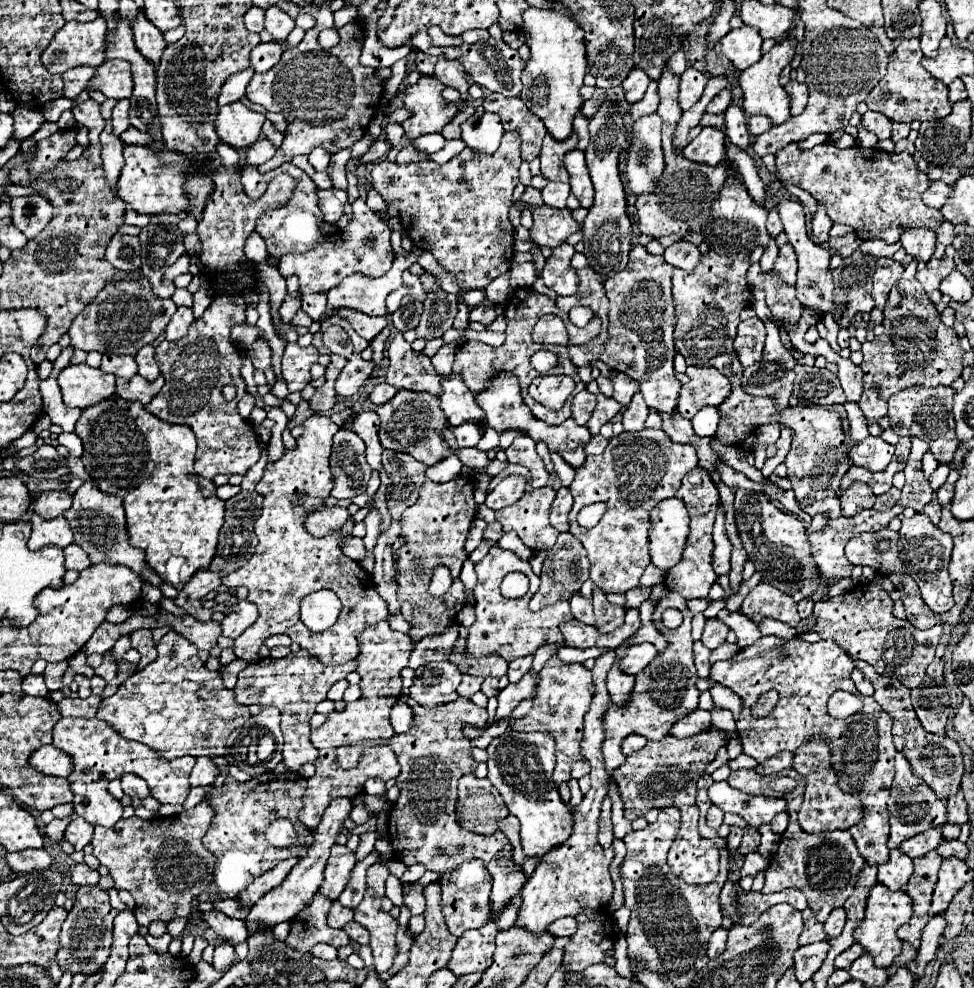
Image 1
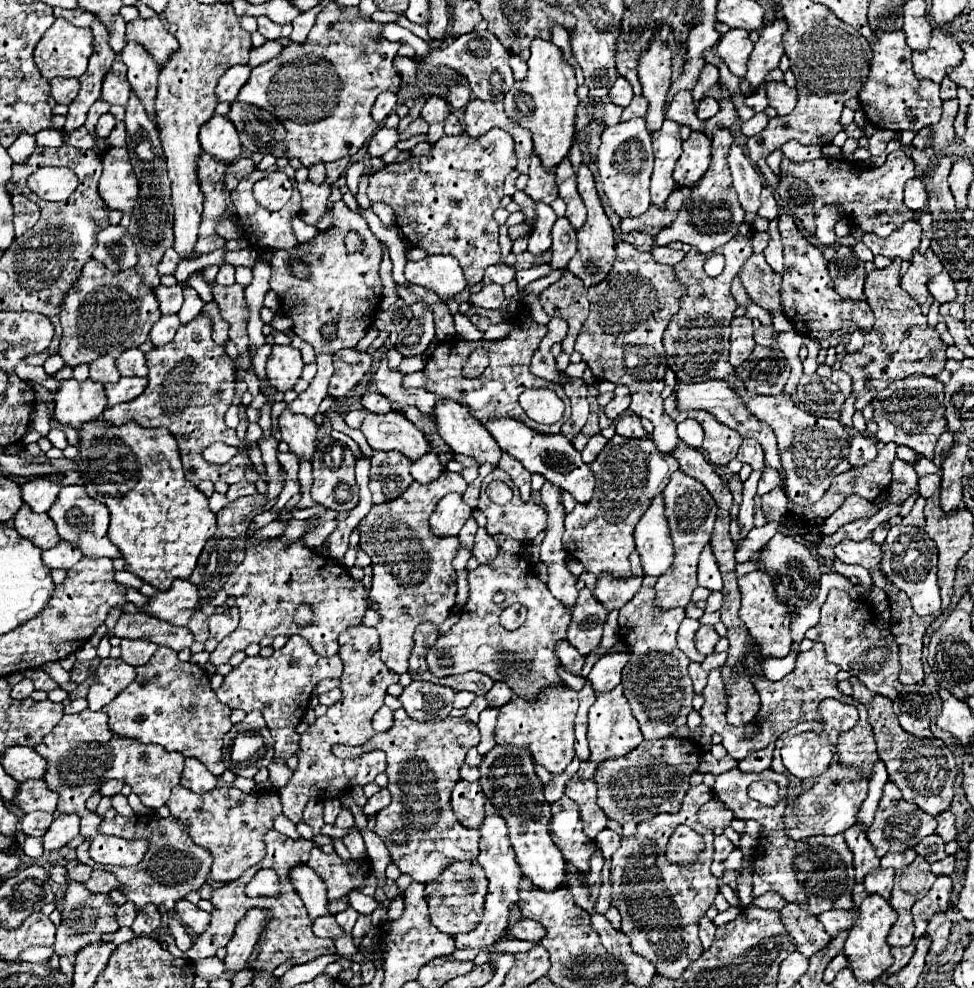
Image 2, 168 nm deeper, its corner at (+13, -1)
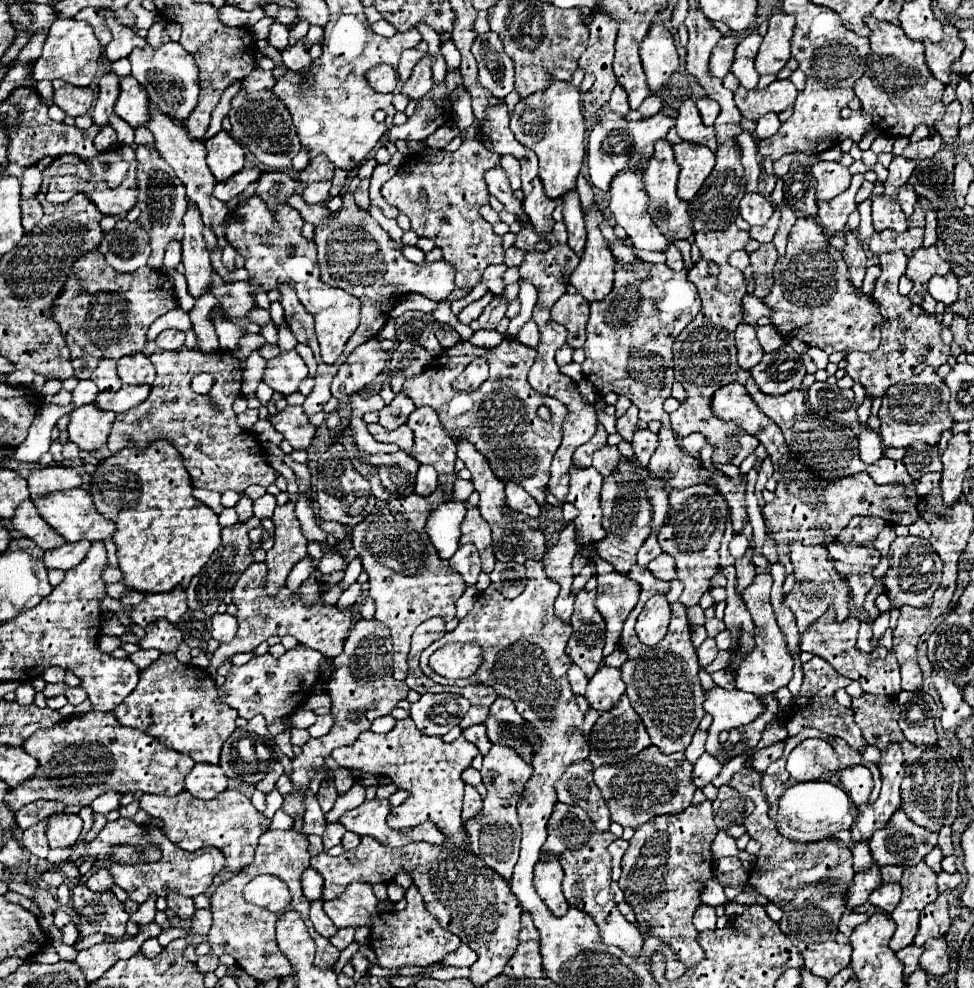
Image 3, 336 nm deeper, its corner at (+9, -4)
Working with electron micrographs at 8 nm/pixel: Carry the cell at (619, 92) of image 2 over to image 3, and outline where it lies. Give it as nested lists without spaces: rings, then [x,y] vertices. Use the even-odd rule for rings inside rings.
[[[621,85],[615,87],[615,91],[613,91],[611,99],[609,99],[609,107],[611,107],[611,111],[615,111],[619,115],[629,113],[629,99],[627,99],[627,93],[625,93],[625,89]]]

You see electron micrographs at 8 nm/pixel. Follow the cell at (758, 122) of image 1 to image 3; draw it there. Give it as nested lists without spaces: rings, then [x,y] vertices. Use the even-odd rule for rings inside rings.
[[[767,113],[763,115],[759,121],[757,121],[757,129],[755,129],[755,137],[757,139],[767,139],[771,137],[777,129],[779,129],[779,119],[777,119],[777,113]]]

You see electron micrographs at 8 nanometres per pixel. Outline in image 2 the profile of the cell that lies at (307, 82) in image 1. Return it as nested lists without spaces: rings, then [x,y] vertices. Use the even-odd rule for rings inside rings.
[[[329,2],[327,8],[317,16],[317,22],[315,22],[315,26],[313,26],[311,32],[309,32],[307,42],[305,42],[305,44],[289,44],[279,56],[275,56],[275,58],[271,58],[271,60],[267,60],[267,62],[263,62],[263,64],[259,64],[257,68],[253,68],[251,78],[249,78],[249,82],[243,86],[243,90],[239,92],[239,98],[237,98],[237,100],[239,100],[239,102],[255,104],[255,106],[259,106],[259,108],[269,110],[271,114],[275,114],[275,118],[279,118],[279,122],[281,122],[281,124],[285,126],[285,130],[287,130],[287,158],[299,158],[301,164],[307,166],[307,168],[313,166],[313,164],[317,164],[317,162],[335,162],[335,160],[341,160],[341,158],[345,158],[345,156],[357,154],[357,150],[363,148],[363,144],[377,132],[379,124],[371,118],[371,108],[373,108],[377,96],[379,96],[381,92],[387,92],[387,90],[389,90],[389,92],[399,92],[399,88],[401,88],[401,78],[399,78],[399,74],[397,74],[395,68],[393,68],[393,58],[397,56],[399,46],[401,46],[401,42],[389,42],[387,38],[383,38],[383,26],[377,24],[377,22],[373,22],[371,18],[363,18],[363,16],[359,14],[359,8],[357,8],[357,6],[337,6],[335,2]]]

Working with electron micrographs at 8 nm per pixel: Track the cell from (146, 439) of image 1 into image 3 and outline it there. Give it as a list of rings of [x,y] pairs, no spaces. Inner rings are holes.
[[[159,439],[143,449],[137,449],[133,443],[129,443],[119,453],[103,459],[91,475],[91,497],[97,511],[117,523],[113,541],[117,545],[119,569],[125,575],[123,583],[129,589],[141,593],[171,591],[177,585],[185,589],[191,577],[199,573],[199,569],[209,561],[211,553],[219,547],[221,525],[217,523],[217,515],[193,497],[193,485],[183,465],[183,457],[165,439]]]

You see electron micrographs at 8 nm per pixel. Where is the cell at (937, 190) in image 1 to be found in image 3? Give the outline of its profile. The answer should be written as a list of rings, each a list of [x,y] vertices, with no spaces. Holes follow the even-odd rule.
[[[907,183],[907,185],[899,191],[899,203],[901,203],[901,209],[905,209],[905,215],[911,215],[911,213],[913,213],[917,201],[919,201],[919,195],[915,193],[913,185]]]

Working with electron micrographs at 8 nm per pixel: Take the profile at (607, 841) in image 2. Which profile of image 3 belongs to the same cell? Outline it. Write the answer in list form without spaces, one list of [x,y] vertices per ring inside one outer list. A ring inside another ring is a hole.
[[[615,839],[611,845],[609,845],[609,853],[613,857],[613,879],[617,881],[619,875],[621,875],[621,857],[625,853],[625,849],[629,847],[629,843],[625,839]]]

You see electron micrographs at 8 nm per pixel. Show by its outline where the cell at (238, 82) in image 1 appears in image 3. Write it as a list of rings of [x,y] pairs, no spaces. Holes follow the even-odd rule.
[[[255,67],[255,69],[241,81],[239,95],[249,95],[249,93],[255,93],[255,91],[261,91],[261,89],[271,89],[271,85],[275,85],[273,73]]]

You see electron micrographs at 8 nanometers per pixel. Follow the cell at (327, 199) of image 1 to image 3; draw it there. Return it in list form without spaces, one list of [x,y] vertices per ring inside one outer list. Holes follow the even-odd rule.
[[[323,181],[323,183],[311,183],[305,187],[303,191],[303,201],[307,205],[321,205],[329,201],[329,189],[331,189],[331,181]]]

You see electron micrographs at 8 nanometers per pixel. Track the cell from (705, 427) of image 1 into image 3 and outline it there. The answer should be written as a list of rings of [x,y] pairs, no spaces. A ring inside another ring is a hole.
[[[691,433],[687,437],[681,437],[681,445],[683,449],[687,449],[687,453],[699,453],[705,443],[707,443],[707,437],[701,433]]]

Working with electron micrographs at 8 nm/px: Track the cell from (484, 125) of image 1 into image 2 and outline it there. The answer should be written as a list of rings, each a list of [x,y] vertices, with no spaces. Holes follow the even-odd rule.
[[[449,114],[443,126],[445,126],[445,134],[447,134],[447,136],[457,136],[457,134],[465,134],[465,132],[463,132],[463,126],[461,126],[461,122],[459,122],[459,118],[457,118],[455,114]]]

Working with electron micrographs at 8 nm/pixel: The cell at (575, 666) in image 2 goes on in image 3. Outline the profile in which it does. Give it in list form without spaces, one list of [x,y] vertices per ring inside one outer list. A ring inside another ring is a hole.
[[[573,663],[571,665],[571,669],[567,671],[567,679],[569,679],[569,683],[571,683],[571,689],[573,689],[573,693],[575,695],[583,695],[585,693],[585,687],[587,687],[587,677],[585,677],[585,673]]]

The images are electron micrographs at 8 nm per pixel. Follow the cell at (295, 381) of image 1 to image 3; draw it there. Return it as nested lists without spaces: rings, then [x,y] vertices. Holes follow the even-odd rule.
[[[283,351],[277,357],[267,361],[267,369],[263,381],[283,395],[295,393],[309,375],[305,361],[297,355],[297,351]]]

